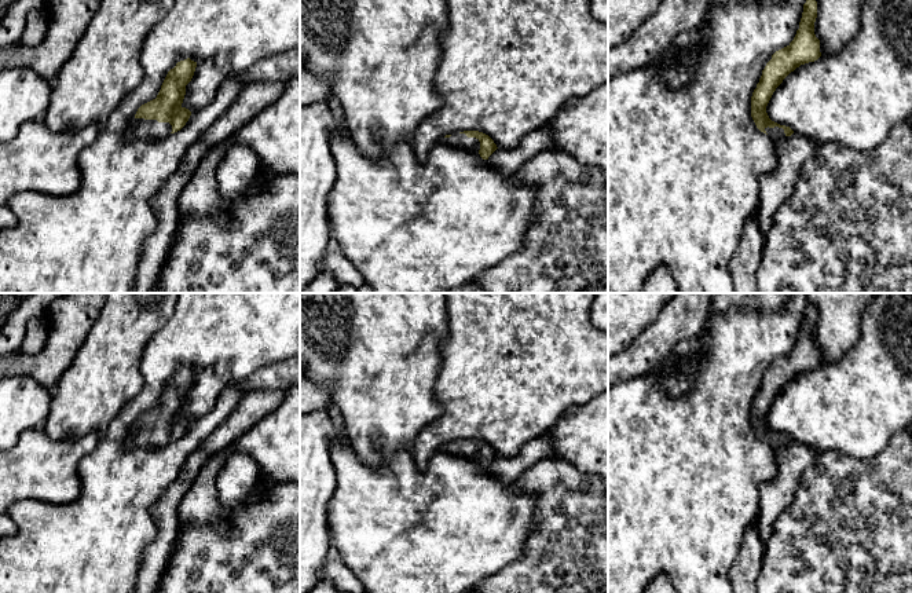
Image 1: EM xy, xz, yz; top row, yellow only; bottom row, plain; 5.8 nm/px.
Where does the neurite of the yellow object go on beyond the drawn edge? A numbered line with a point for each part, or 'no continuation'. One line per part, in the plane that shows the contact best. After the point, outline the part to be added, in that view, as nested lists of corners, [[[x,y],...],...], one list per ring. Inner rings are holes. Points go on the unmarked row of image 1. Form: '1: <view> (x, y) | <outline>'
1: xy (140, 436) | [[[135,427],[129,442],[132,446],[166,446],[172,440],[169,431],[158,431],[157,428]]]

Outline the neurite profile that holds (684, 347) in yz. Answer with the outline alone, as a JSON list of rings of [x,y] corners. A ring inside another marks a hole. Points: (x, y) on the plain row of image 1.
[[[688,340],[680,341],[669,354],[666,359],[663,359],[656,367],[653,367],[651,371],[648,371],[648,376],[658,376],[660,374],[669,365],[671,359],[675,359],[678,356],[686,355],[692,351],[693,344]]]

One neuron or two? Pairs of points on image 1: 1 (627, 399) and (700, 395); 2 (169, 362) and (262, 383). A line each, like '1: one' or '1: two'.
1: one
2: two

